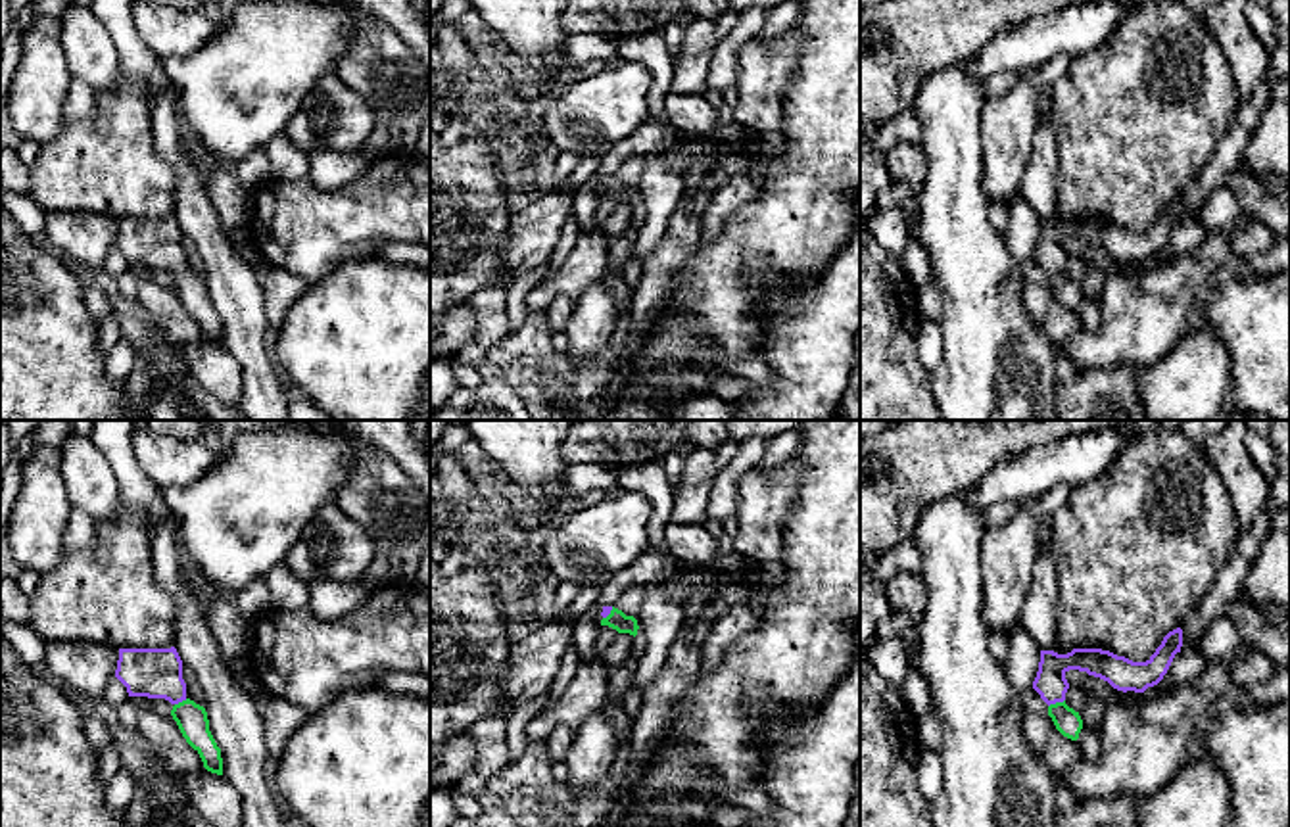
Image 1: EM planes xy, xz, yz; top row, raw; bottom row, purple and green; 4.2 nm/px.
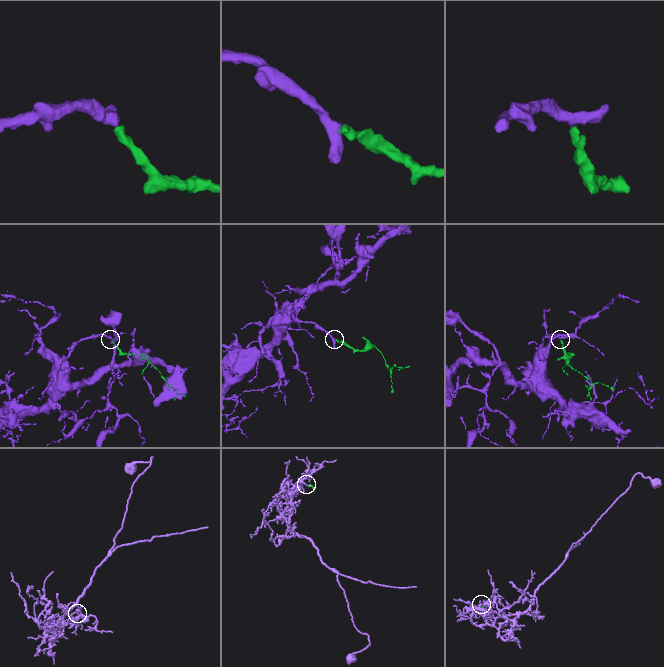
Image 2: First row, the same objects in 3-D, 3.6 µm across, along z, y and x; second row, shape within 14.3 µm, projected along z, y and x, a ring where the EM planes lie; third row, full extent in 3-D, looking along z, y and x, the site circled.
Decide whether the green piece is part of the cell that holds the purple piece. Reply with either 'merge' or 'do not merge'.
merge

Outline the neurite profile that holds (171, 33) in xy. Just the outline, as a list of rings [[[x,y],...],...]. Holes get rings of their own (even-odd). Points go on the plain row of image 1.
[[[142,0],[132,2],[132,19],[144,44],[161,58],[190,56],[217,33],[202,10],[182,12]]]

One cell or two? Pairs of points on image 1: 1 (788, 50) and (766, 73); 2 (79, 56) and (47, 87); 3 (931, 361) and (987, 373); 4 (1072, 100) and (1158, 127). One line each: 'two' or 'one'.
1: one
2: two
3: two
4: one

